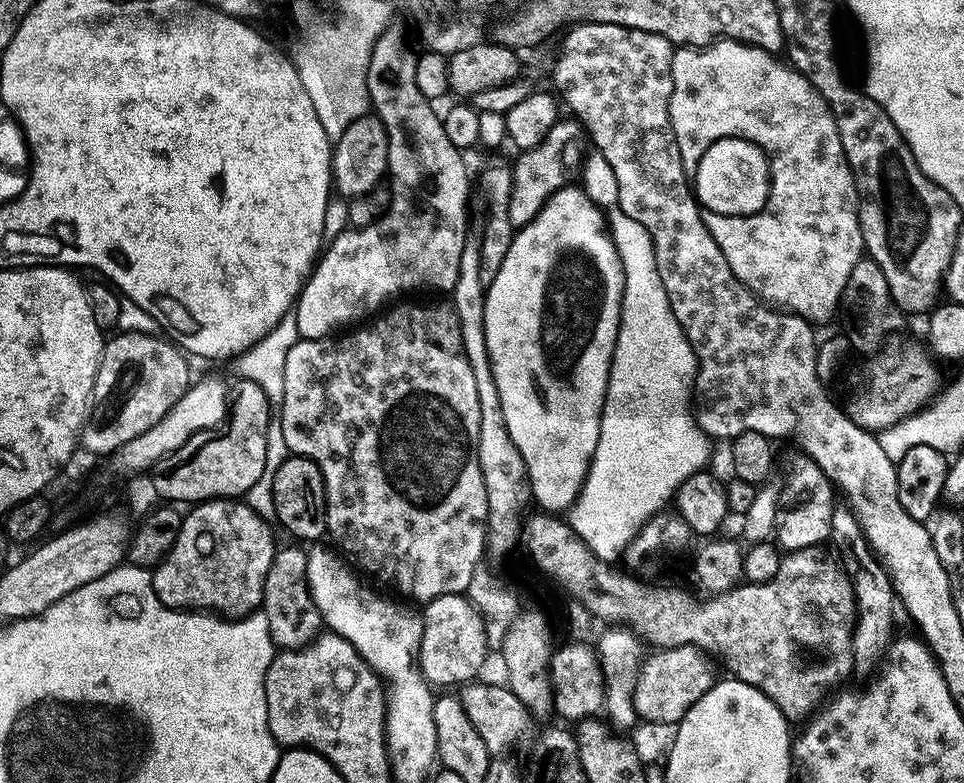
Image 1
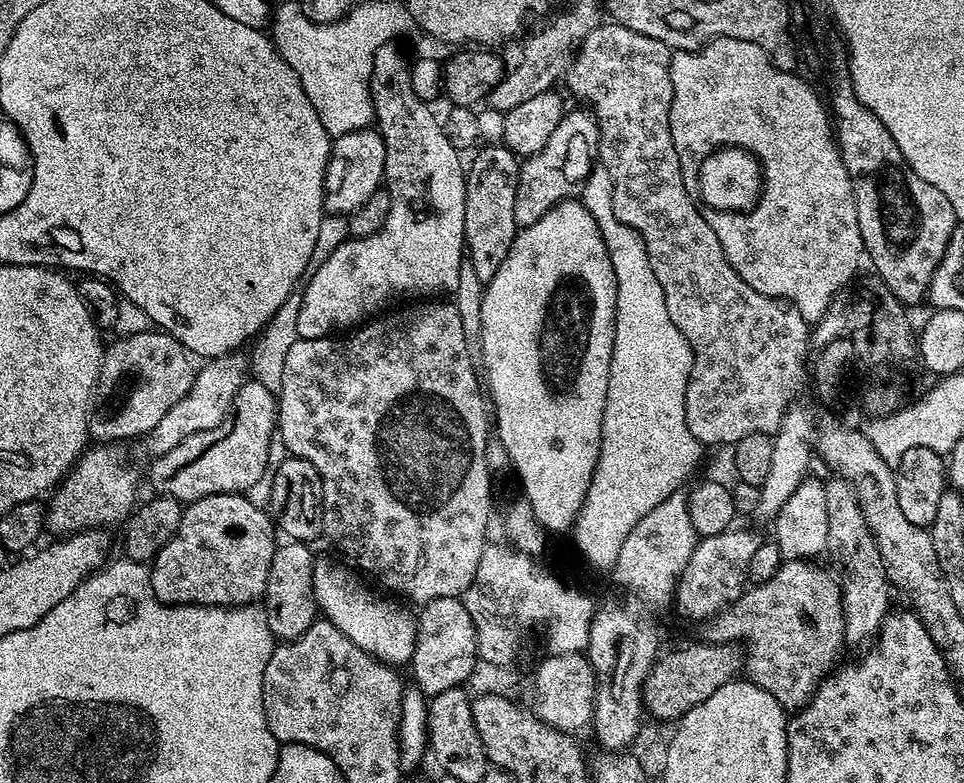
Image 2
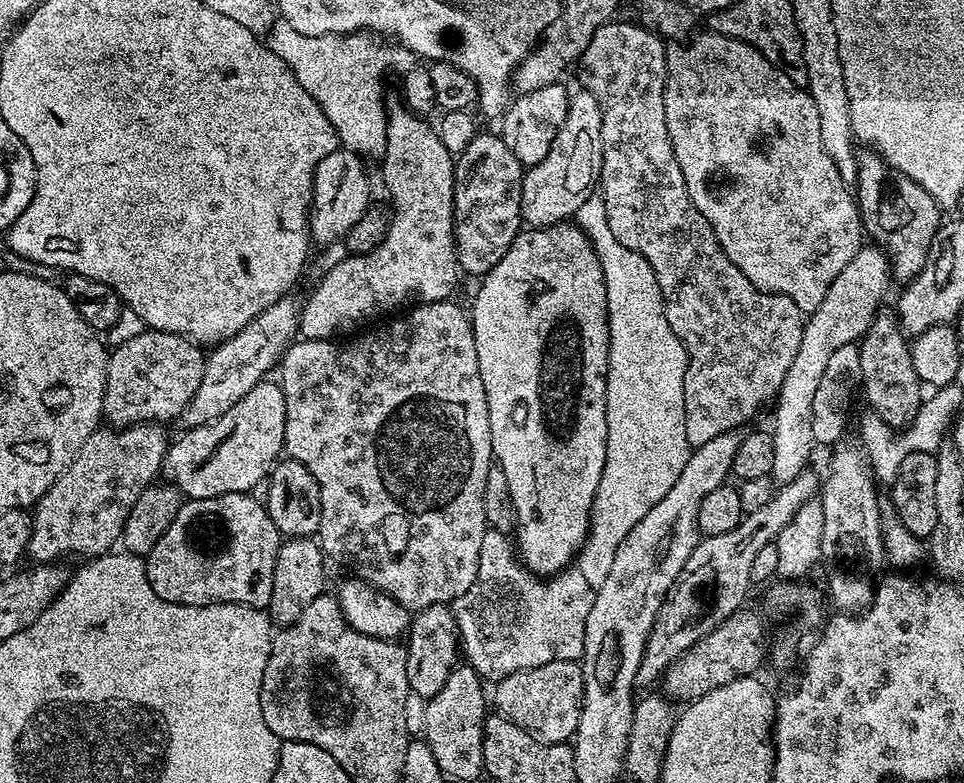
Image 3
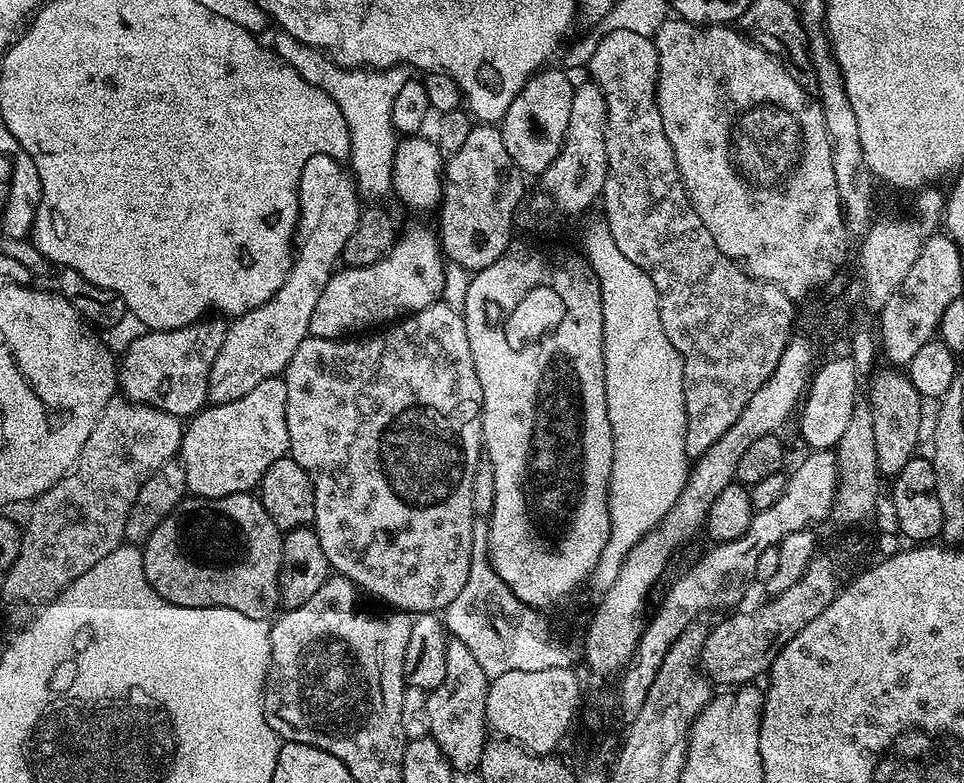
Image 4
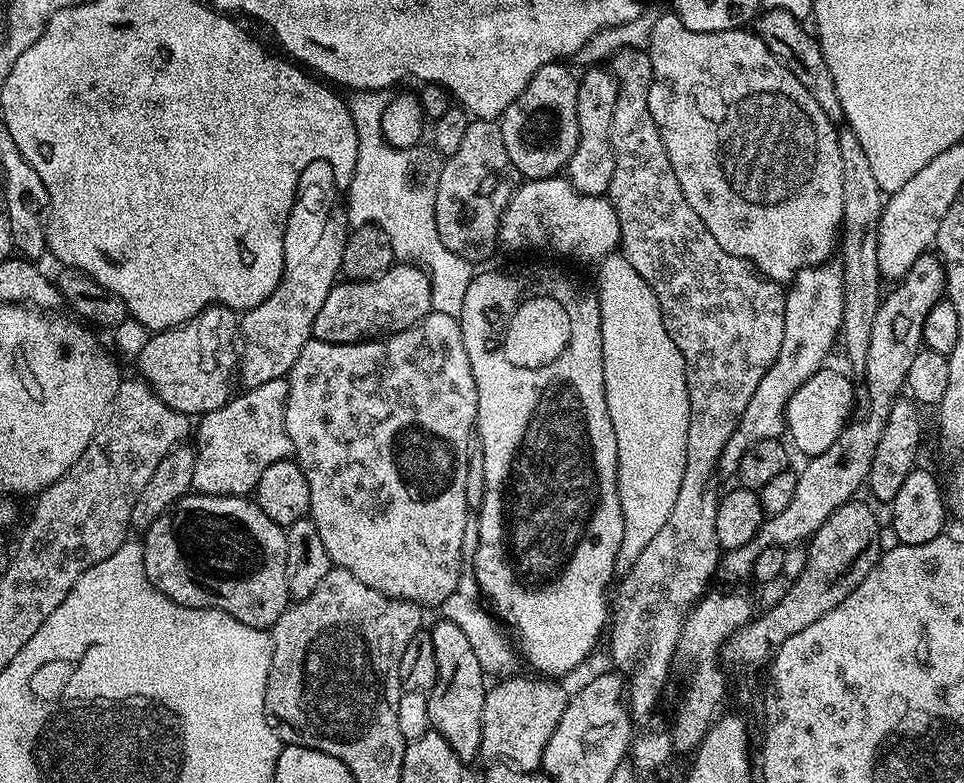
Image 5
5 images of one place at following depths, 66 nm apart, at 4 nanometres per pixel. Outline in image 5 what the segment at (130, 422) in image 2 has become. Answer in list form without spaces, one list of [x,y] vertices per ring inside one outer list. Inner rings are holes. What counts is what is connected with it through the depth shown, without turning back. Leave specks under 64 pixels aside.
[[[213,304],[203,308],[200,313],[173,328],[164,328],[160,332],[151,333],[142,352],[134,361],[140,367],[139,375],[154,390],[162,402],[166,402],[174,410],[186,414],[189,418],[199,418],[208,412],[218,410],[228,403],[234,395],[234,373],[238,368],[238,337],[240,336],[240,320],[233,309],[223,304]]]

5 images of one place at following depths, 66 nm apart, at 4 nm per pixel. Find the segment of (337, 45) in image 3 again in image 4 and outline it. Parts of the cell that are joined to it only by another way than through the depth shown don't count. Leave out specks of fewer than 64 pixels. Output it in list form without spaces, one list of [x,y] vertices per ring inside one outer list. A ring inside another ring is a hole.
[[[283,30],[277,33],[274,43],[276,55],[294,66],[294,70],[298,70],[298,74],[302,74],[310,86],[318,86],[318,90],[330,94],[330,98],[334,98],[334,106],[342,110],[342,118],[346,118],[346,126],[350,130],[350,171],[361,197],[389,195],[393,191],[392,167],[398,143],[392,107],[398,90],[402,90],[410,79],[409,65],[398,64],[395,68],[383,70],[369,70],[364,66],[342,68],[328,53],[298,42],[298,38]]]

